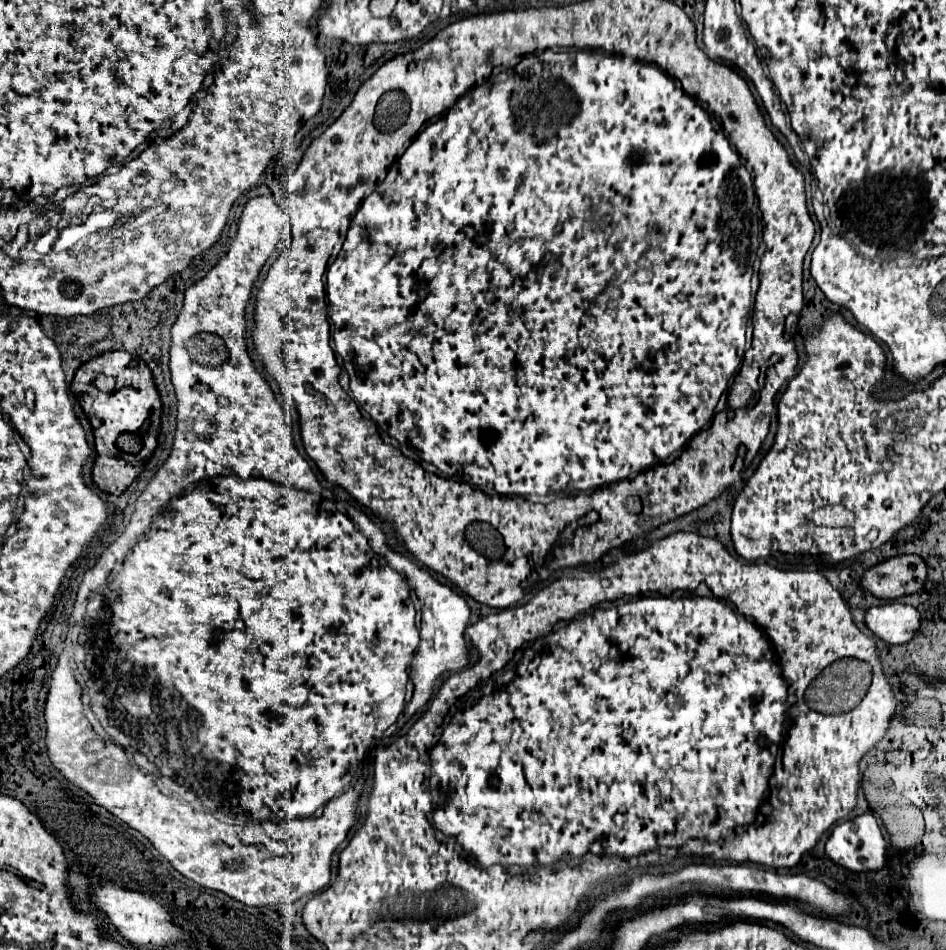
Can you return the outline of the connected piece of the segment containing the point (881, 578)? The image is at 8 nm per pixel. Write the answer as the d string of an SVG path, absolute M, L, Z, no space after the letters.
M917 554L893 556L873 568L869 568L861 584L877 598L893 600L913 592L919 592L927 582L927 564Z

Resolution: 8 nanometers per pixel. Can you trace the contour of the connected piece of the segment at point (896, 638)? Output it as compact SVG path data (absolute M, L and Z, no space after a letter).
M889 602L873 606L865 614L865 624L887 644L905 644L921 628L921 616L917 608L901 602Z

